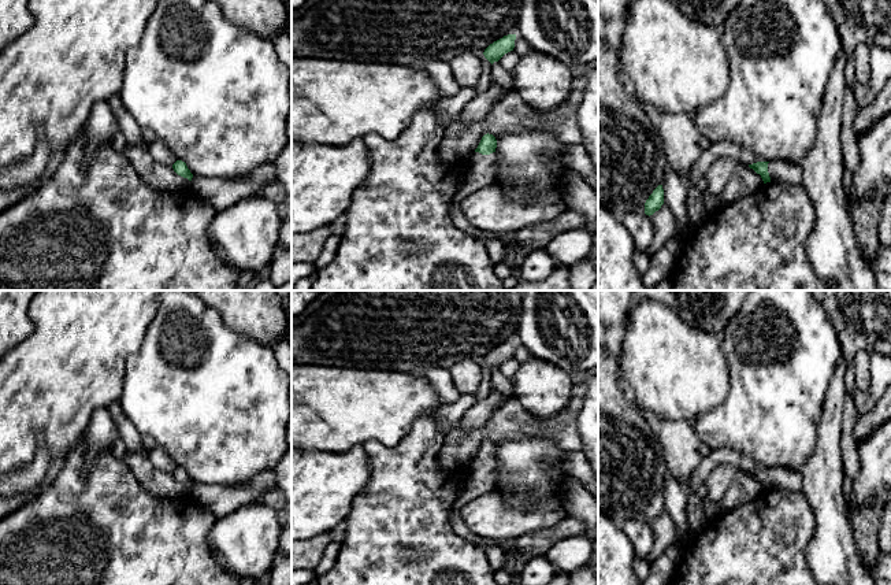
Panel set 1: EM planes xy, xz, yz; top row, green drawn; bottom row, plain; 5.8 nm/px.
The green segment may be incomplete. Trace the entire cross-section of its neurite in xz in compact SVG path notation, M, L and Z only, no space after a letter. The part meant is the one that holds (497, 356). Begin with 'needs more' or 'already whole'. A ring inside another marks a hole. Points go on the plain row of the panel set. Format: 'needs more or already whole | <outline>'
already whole | M508 341L504 343L502 345L494 348L490 351L483 362L485 364L493 371L494 369L498 369L505 360L513 358L515 355L515 347L516 341Z

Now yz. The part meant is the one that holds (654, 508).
already whole | M658 492L645 510L645 521L649 523L653 522L656 518L661 515L662 511L664 511L664 496L662 492Z

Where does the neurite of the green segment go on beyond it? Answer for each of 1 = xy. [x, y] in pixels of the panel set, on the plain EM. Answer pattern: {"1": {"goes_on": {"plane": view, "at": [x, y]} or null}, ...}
{"1": {"goes_on": null}}

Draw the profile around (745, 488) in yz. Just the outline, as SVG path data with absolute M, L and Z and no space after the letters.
M738 471L731 486L714 507L706 504L712 515L725 514L739 506L754 500L764 490L760 481L746 471Z

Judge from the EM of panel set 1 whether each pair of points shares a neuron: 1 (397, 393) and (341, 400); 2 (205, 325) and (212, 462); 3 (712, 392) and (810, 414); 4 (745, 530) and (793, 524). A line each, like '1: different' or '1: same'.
1: same
2: same
3: different
4: same

